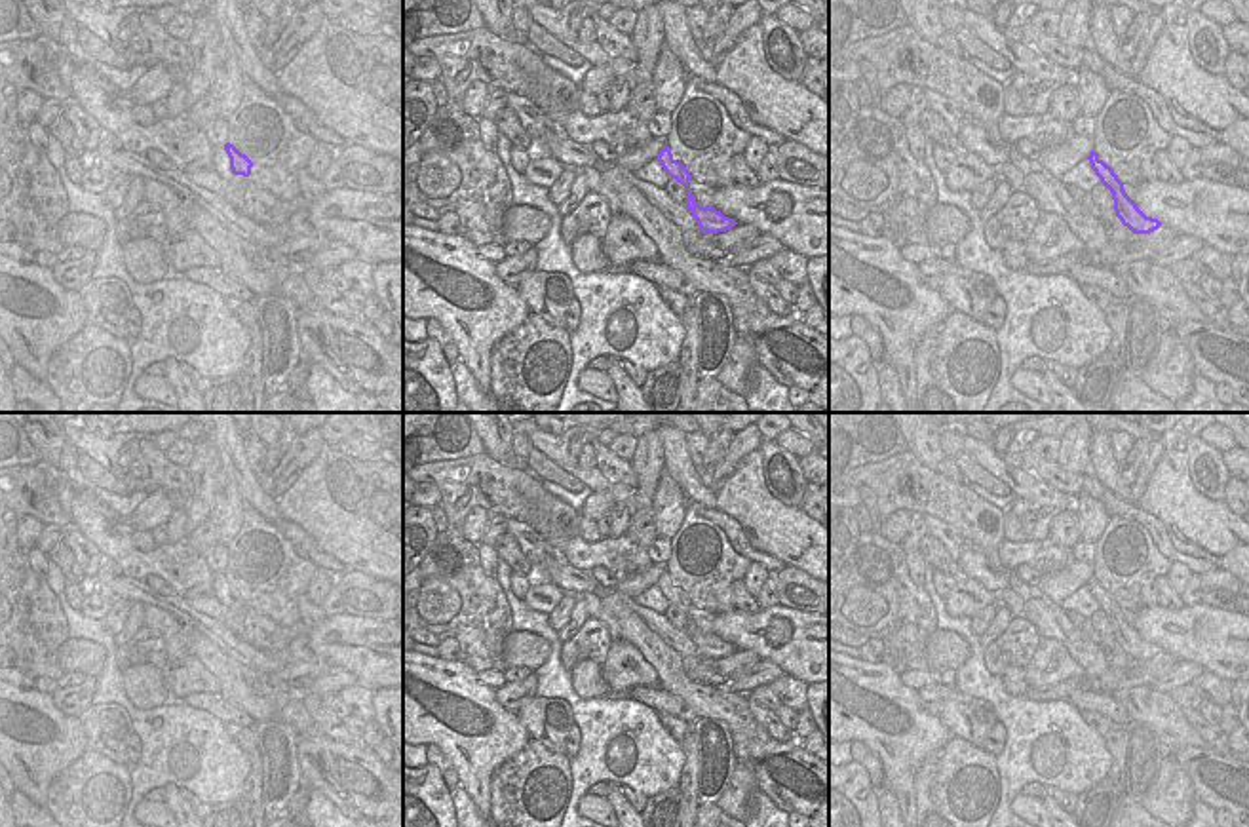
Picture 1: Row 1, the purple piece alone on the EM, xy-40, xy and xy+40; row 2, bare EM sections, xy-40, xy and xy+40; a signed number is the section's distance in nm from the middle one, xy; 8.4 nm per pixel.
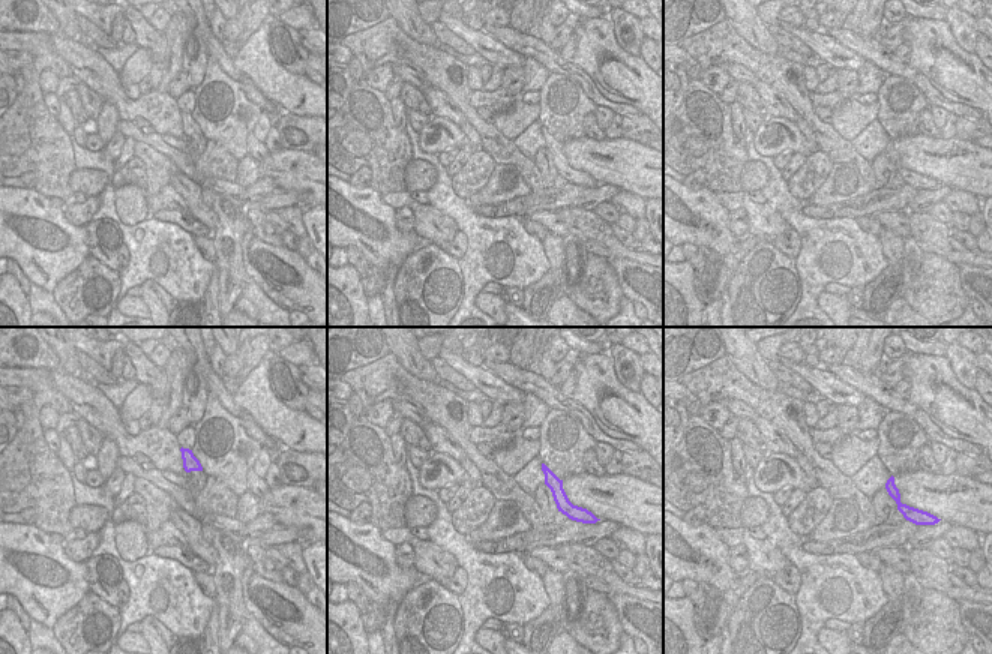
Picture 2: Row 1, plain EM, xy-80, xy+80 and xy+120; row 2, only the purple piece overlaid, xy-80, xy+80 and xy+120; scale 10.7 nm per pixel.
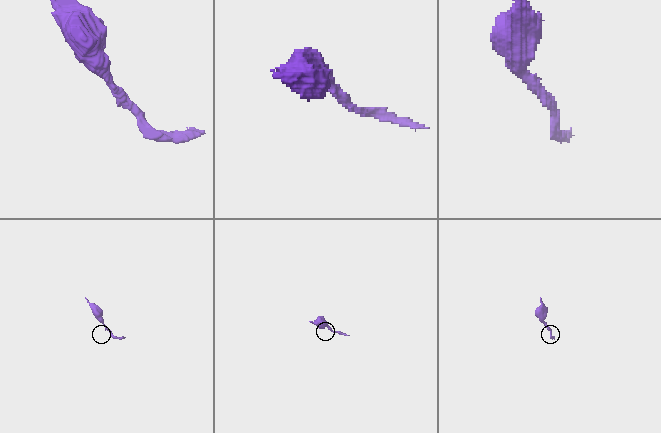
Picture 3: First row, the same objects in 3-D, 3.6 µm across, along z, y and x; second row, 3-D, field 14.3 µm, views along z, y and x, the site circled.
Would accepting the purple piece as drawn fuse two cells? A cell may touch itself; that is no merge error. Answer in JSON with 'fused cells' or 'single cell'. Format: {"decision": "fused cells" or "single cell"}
{"decision": "single cell"}

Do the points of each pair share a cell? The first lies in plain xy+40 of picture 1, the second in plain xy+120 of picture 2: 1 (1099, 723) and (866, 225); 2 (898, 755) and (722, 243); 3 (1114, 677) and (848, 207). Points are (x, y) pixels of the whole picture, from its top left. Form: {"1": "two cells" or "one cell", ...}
{"1": "one cell", "2": "one cell", "3": "one cell"}

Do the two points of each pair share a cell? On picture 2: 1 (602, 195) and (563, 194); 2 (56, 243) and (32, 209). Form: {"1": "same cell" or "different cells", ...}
{"1": "different cells", "2": "same cell"}

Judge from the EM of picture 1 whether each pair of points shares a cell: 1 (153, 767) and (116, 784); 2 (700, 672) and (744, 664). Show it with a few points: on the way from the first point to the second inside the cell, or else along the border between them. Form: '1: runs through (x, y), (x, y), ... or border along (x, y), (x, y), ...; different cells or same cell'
1: border along (141, 761), (132, 772), (130, 807); different cells
2: runs through (711, 672), (717, 666), (732, 666); same cell

